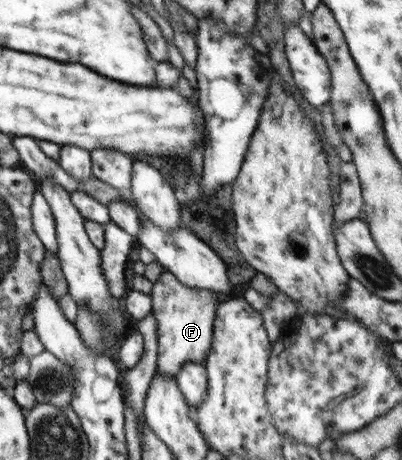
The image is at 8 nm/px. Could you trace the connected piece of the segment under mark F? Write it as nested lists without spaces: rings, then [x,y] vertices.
[[[164,270],[152,286],[152,313],[157,321],[158,355],[156,368],[164,376],[173,376],[189,362],[205,363],[209,354],[217,307],[226,298],[219,291],[189,288],[169,270]]]

